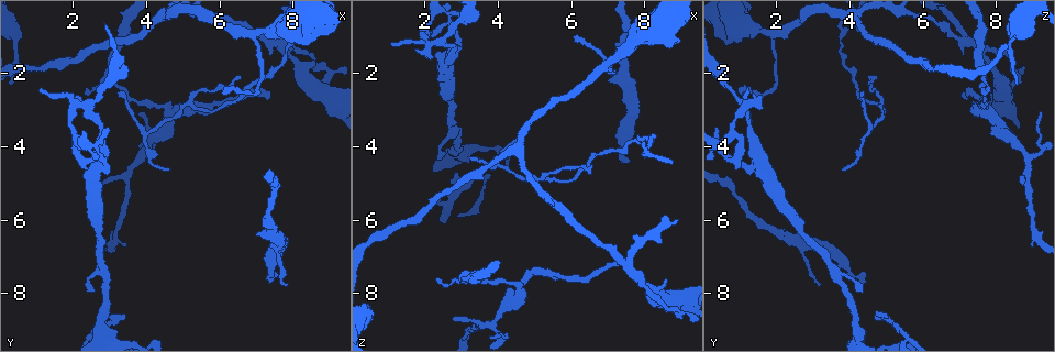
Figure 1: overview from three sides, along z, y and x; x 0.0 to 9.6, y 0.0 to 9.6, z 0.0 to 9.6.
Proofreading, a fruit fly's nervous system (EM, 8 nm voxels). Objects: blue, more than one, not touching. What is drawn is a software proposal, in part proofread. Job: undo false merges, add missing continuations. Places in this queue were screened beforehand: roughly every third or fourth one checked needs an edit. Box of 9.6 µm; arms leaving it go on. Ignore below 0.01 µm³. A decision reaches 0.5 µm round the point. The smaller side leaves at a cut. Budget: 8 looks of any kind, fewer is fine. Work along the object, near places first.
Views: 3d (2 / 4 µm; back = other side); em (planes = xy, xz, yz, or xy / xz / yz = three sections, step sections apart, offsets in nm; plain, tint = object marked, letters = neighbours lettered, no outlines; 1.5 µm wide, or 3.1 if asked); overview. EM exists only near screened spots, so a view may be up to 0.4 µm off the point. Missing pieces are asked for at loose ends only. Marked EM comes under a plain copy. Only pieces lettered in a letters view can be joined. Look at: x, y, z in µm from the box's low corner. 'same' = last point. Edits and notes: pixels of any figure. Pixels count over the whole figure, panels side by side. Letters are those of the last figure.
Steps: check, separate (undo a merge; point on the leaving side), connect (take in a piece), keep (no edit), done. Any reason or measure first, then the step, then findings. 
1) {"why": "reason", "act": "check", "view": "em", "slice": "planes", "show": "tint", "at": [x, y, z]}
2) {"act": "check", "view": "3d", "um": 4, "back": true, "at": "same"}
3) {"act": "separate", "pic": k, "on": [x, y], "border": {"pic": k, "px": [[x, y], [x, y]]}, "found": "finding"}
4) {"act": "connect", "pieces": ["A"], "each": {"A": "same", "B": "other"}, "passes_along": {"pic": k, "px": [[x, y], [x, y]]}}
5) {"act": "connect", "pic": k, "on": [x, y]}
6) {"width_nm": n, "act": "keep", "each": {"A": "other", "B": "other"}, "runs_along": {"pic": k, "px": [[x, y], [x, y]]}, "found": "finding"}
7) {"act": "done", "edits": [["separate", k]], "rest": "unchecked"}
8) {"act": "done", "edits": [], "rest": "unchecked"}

{"why": "free end", "act": "check", "view": "em", "slice": "planes", "show": "letters", "at": [7.55, 7.40, 4.40]}

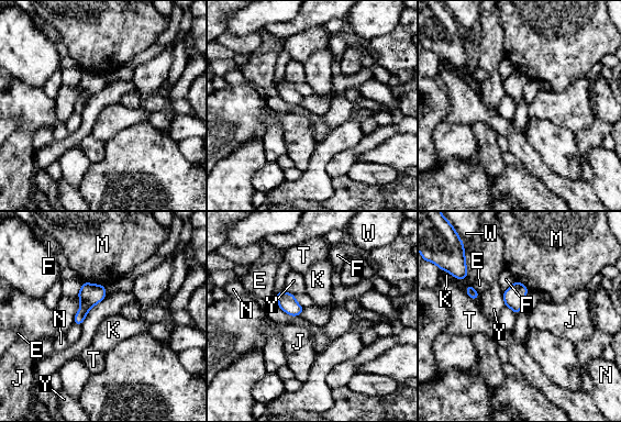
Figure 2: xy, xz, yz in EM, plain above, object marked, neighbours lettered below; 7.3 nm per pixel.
{"width_nm": 150, "act": "keep", "each": {"E": "other", "F": "other", "J": "other", "K": "other", "M": "other", "N": "other", "T": "other", "W": "other", "Y": "other"}, "found": "none of them fits"}

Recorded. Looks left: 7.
{"why": "tapers out", "act": "check", "view": "em", "slice": "xz", "step": 8, "show": "tint", "at": [7.35, 2.70, 7.25]}

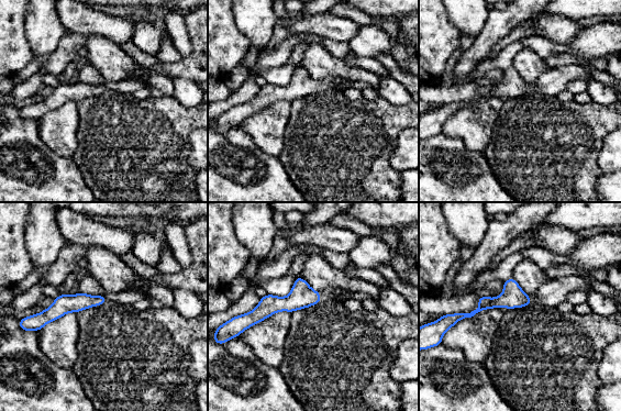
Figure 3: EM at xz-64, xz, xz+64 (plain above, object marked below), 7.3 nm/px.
{"act": "check", "view": "em", "slice": "planes", "show": "letters", "at": "same"}

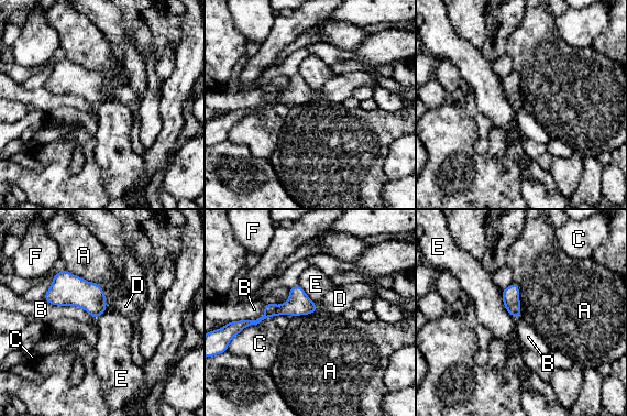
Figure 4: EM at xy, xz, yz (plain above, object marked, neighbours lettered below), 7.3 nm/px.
{"act": "connect", "pic": 4, "on": [125, 306], "each": {"A": "other", "B": "other", "C": "other", "D": "same", "E": "other", "F": "other"}, "found": "the neuron continues"}

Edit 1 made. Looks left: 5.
{"why": "side arm on a straight run", "act": "check", "view": "em", "slice": "xy", "step": 8, "show": "tint", "at": [2.65, 4.50, 1.50]}

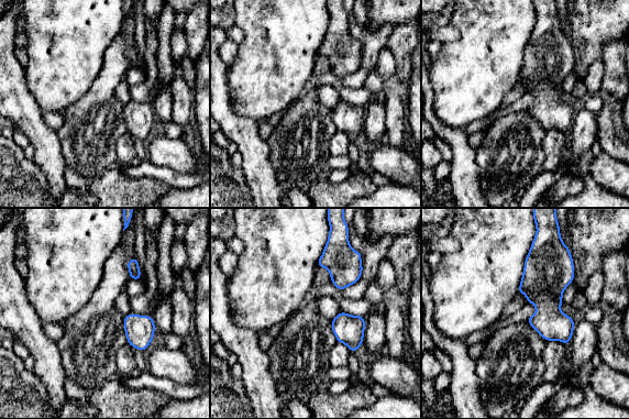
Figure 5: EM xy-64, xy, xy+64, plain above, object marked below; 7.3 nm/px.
{"act": "check", "view": "em", "slice": "planes", "show": "letters", "at": "same"}

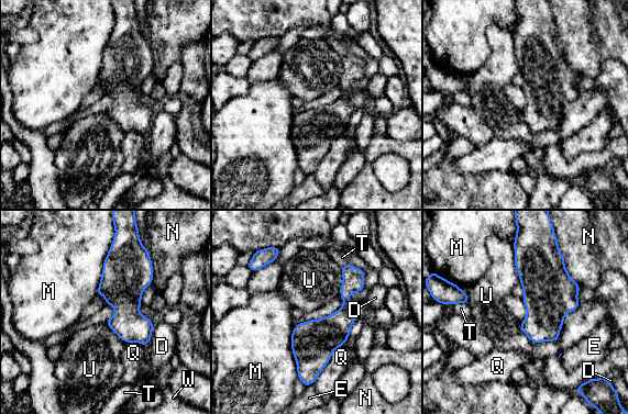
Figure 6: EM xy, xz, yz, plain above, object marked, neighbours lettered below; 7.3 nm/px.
{"width_nm": 80, "act": "keep", "each": {"D": "other", "E": "other", "M": "other", "N": "other", "Q": "other", "T": "other", "U": "other", "W": "other"}, "runs_along": {"pic": 6, "px": [[351, 280], [307, 382]]}, "found": "one neuron here"}

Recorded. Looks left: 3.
{"act": "done", "edits": [["connect", 4]], "rest": "unchecked"}

